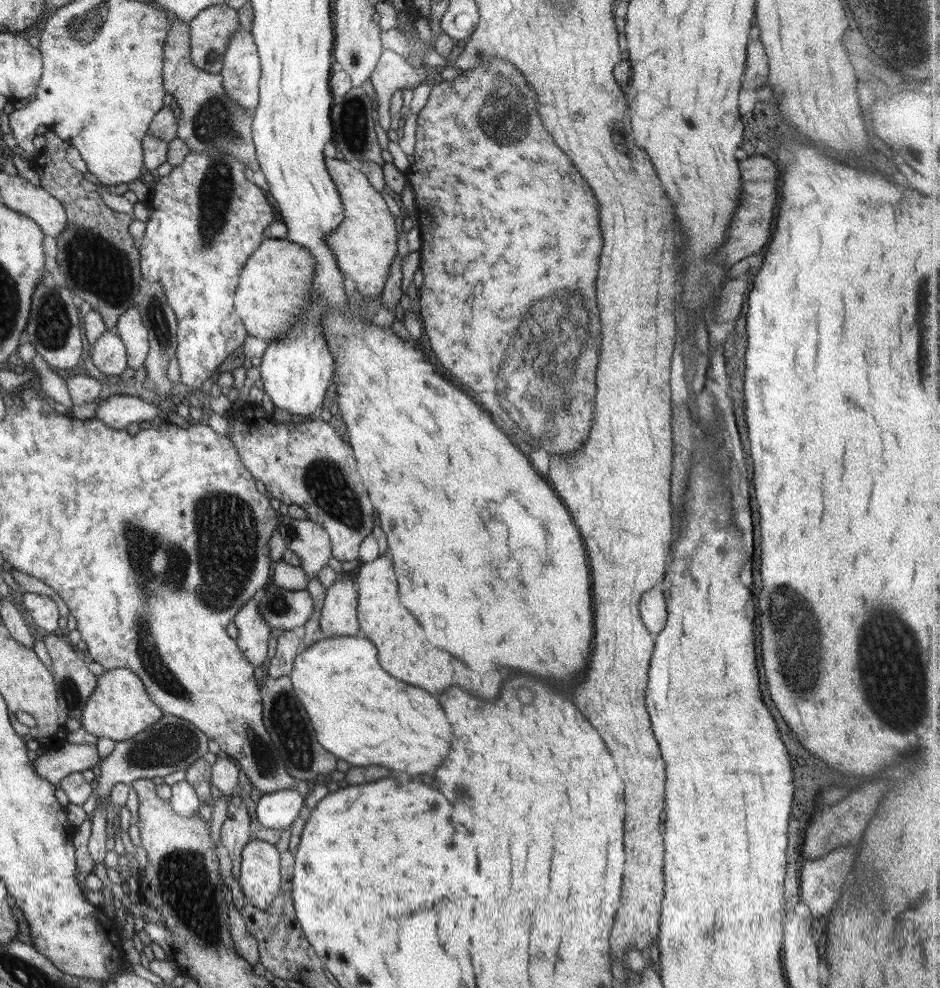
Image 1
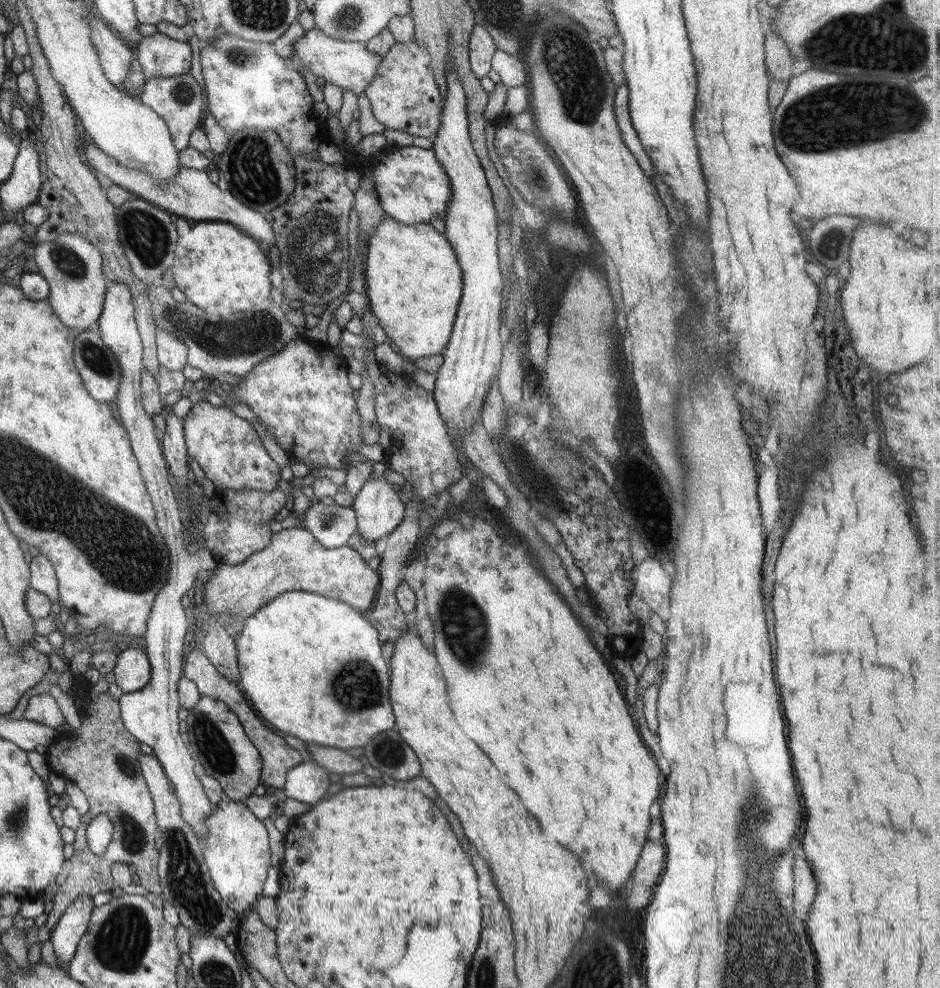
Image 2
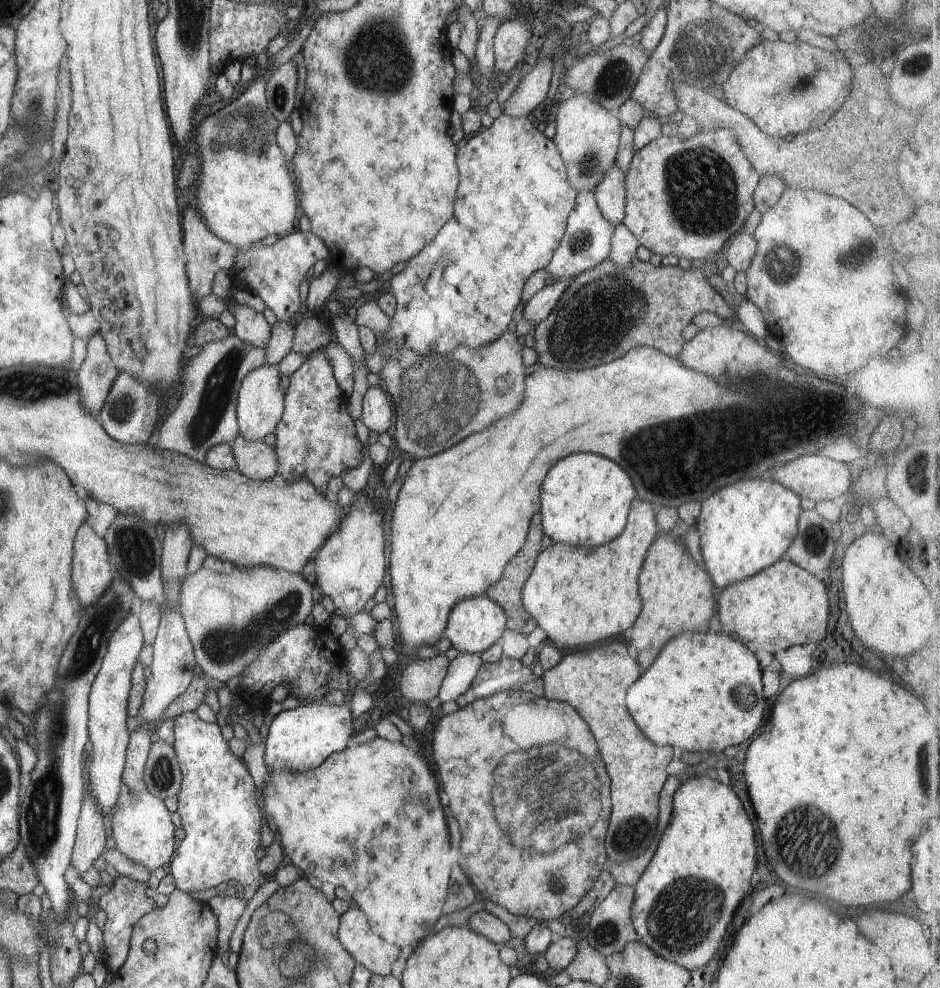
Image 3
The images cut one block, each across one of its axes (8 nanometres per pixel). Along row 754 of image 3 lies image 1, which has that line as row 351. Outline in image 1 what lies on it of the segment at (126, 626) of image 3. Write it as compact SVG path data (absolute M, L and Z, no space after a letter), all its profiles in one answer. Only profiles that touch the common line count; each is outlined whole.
M104 332L92 344L90 358L93 366L115 380L126 368L126 352L118 335Z

